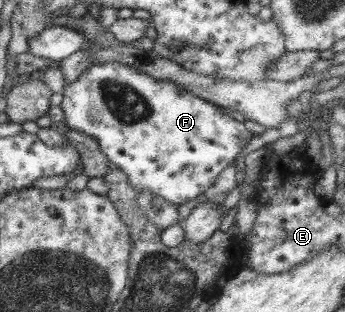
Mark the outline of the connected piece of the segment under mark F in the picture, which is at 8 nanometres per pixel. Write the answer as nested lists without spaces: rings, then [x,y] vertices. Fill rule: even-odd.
[[[116,61],[90,64],[78,74],[76,80],[65,84],[60,92],[63,95],[59,105],[62,121],[68,129],[92,137],[109,163],[124,173],[134,191],[152,192],[175,206],[210,189],[216,176],[232,163],[232,159],[253,136],[242,122],[228,115],[228,110],[198,99],[170,81],[154,80],[134,67]],[[88,113],[94,113],[96,122],[90,121]]]

